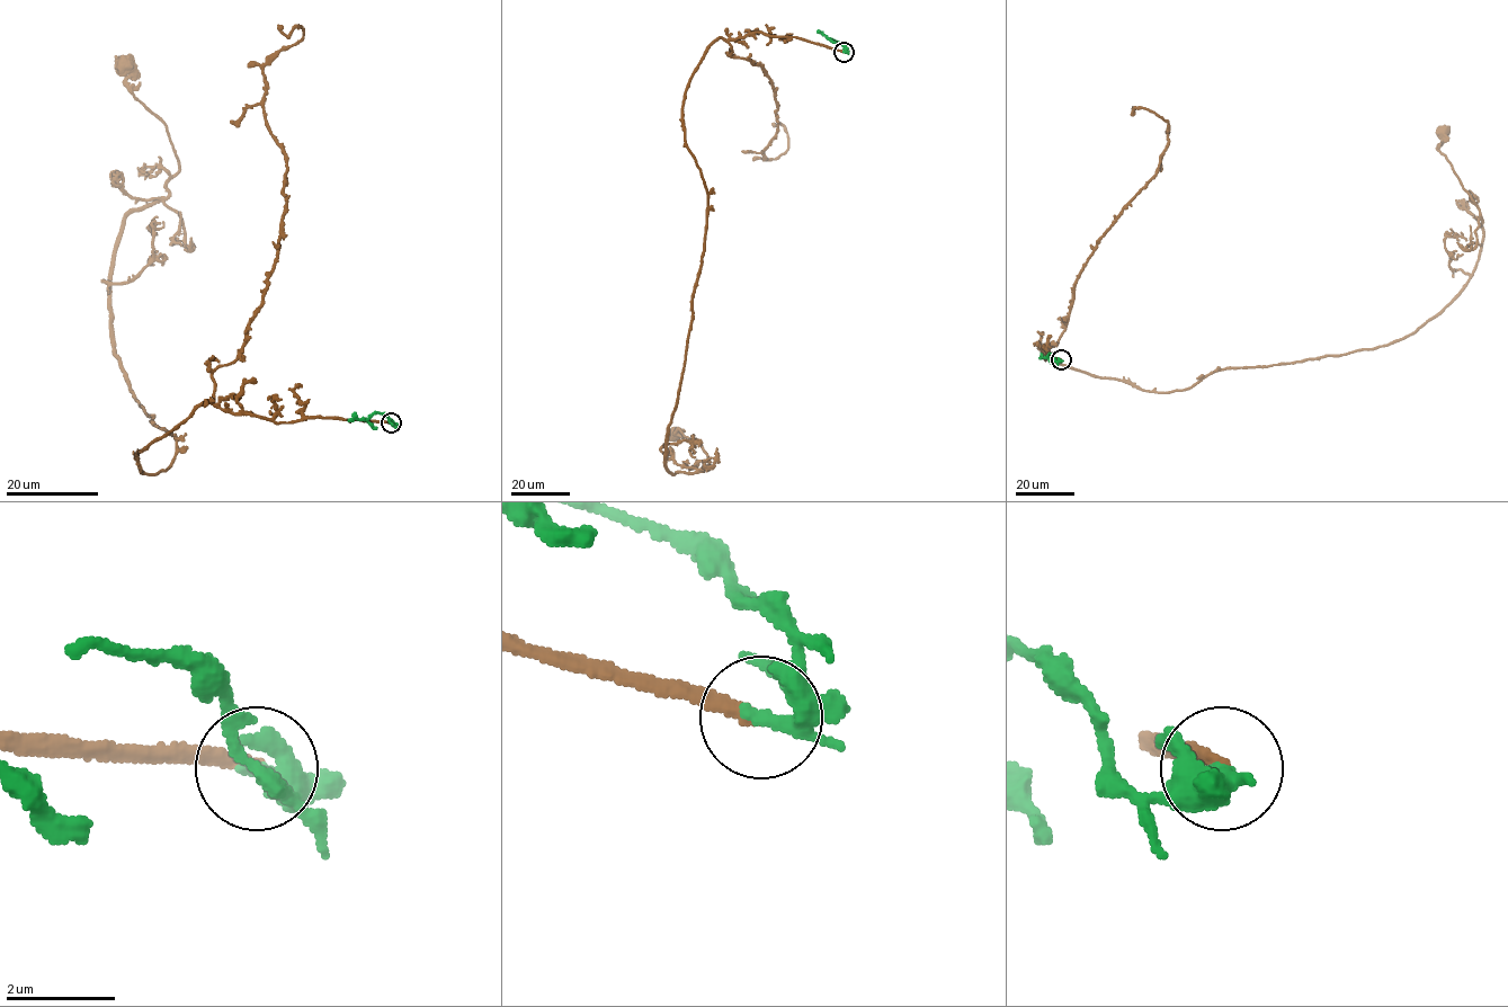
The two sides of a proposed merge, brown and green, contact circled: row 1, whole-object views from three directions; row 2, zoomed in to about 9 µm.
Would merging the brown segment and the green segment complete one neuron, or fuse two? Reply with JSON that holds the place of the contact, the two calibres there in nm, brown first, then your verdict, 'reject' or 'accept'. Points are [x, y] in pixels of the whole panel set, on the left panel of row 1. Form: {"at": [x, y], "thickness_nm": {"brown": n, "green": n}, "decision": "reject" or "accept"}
{"at": [391, 422], "thickness_nm": {"brown": 220, "green": 240}, "decision": "reject"}

